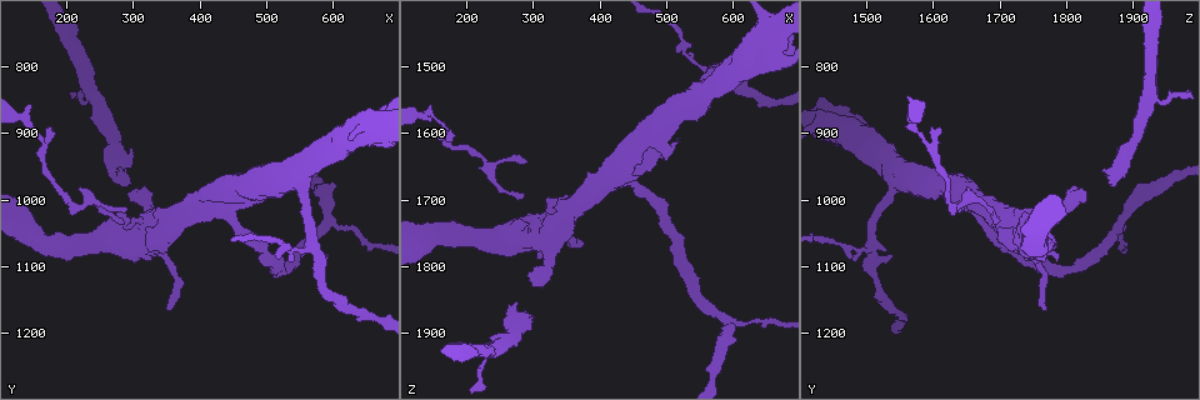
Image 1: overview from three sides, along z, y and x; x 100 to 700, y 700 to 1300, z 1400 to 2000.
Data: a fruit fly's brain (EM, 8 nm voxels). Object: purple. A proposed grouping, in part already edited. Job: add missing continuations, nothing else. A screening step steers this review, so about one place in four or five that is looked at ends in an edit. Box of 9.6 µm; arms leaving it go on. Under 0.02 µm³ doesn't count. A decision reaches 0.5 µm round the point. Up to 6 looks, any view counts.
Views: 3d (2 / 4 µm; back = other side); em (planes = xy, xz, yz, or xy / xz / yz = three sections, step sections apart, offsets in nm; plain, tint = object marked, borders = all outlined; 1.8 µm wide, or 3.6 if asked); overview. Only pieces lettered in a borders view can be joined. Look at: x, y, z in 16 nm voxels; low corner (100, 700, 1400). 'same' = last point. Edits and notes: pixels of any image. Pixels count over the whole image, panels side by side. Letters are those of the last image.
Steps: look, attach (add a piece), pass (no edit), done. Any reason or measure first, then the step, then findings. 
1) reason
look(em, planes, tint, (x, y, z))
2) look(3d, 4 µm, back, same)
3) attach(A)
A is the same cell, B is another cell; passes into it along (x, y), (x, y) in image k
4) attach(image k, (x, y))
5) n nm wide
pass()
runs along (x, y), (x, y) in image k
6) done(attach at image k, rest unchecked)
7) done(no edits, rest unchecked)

thin end
look(em, 3.6 µm, xy, step 16, tint, (350, 1165, 1770))

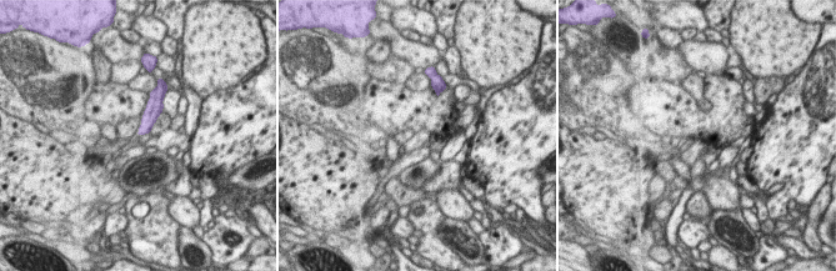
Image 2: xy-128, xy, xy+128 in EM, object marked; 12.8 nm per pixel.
see the neighbours
look(em, 3.6 µm, xy, step 16, borders, same)

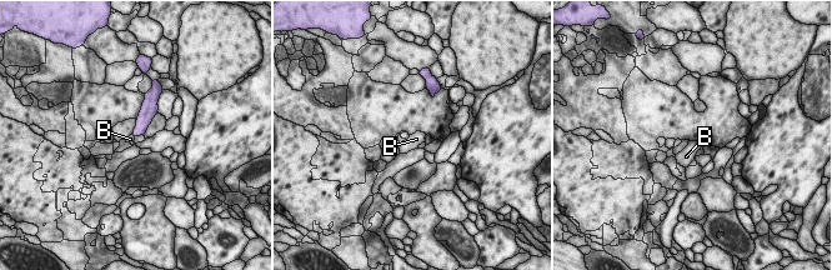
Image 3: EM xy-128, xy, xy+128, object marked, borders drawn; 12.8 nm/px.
attach(B)
B is the same cell; passes into it along (143, 121), (133, 136), (130, 139) in image 3; the cell continues

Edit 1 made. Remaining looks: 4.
free end
look(em, xy, step 4, tint, (180, 900, 1610))

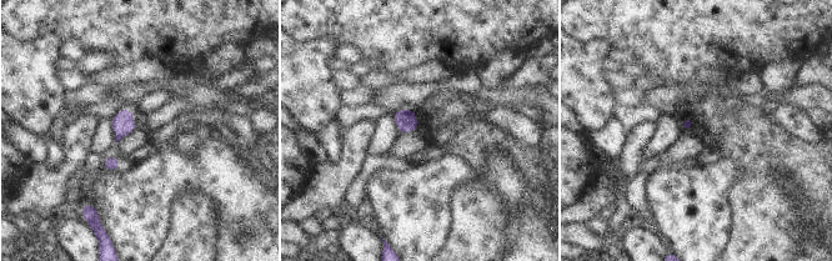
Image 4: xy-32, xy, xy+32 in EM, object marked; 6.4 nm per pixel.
look(em, xy, step 4, borders, same)

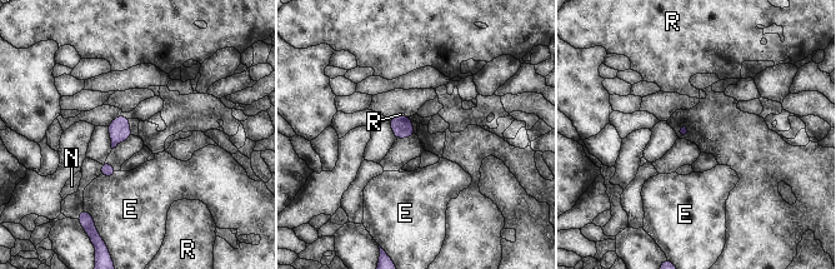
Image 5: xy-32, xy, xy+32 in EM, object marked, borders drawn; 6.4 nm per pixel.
pass()
E, N and R are other cells; border along (409, 116), (411, 121) in image 5; none of them fits

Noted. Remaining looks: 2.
done(attach at image 3, rest unchecked)

